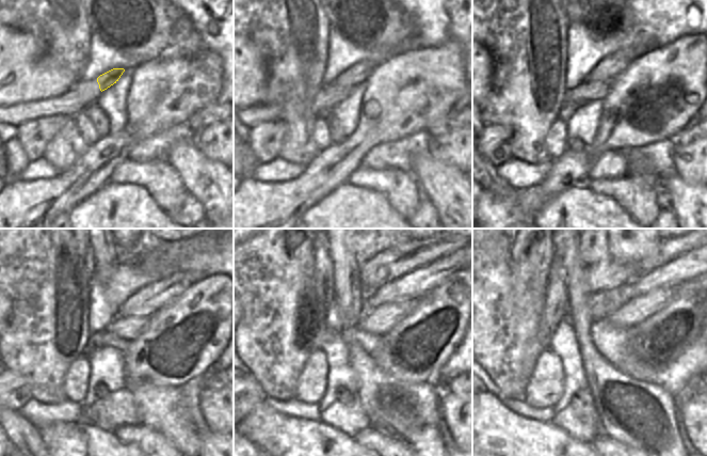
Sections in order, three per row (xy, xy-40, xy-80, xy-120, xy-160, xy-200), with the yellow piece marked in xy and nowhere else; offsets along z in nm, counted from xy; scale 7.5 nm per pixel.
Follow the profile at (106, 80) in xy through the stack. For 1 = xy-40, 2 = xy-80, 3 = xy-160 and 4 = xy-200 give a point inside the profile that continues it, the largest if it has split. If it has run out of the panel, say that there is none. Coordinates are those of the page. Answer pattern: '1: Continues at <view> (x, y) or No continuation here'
1: Continues at xy-40 (359, 73)
2: Continues at xy-80 (608, 68)
3: Continues at xy-160 (416, 283)
4: Continues at xy-200 (689, 276).

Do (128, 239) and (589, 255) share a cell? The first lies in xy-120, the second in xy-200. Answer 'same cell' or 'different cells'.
same cell

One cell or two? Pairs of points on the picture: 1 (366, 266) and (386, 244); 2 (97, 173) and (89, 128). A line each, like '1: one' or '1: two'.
1: two
2: two

